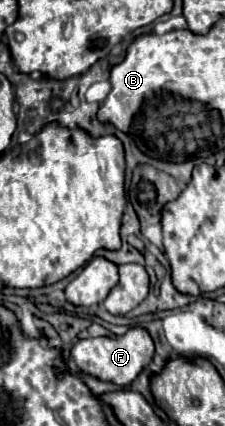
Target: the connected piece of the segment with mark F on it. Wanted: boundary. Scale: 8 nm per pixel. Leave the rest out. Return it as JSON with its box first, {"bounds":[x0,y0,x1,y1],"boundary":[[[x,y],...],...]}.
{"bounds":[71,327,153,385],"boundary":[[[131,327],[125,335],[119,337],[89,337],[79,339],[71,349],[71,359],[79,367],[81,373],[93,375],[101,381],[111,381],[117,385],[131,383],[141,369],[153,359],[153,339],[147,329]]]}

